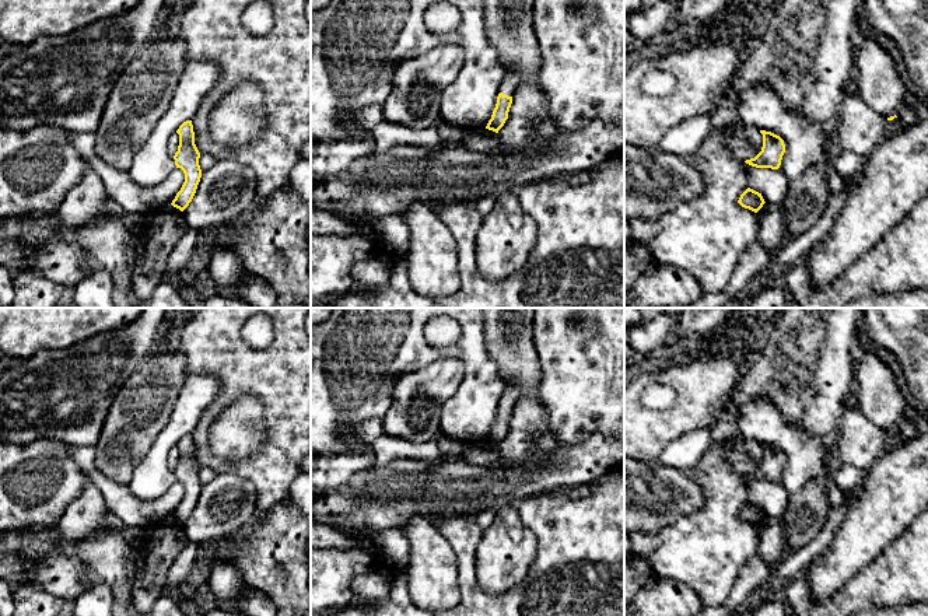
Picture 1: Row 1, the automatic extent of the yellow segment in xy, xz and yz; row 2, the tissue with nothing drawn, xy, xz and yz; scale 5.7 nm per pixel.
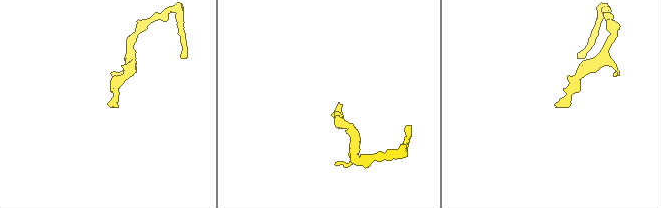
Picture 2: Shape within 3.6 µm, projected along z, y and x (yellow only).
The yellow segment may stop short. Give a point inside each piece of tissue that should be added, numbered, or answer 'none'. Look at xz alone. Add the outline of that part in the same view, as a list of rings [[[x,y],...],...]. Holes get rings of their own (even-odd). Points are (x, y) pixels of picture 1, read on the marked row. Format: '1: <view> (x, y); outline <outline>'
1: xz (511, 81); outline [[[507,73],[504,77],[504,81],[501,84],[501,91],[502,94],[512,97],[514,91],[516,90],[516,87],[519,85],[521,78],[514,74],[514,73]]]

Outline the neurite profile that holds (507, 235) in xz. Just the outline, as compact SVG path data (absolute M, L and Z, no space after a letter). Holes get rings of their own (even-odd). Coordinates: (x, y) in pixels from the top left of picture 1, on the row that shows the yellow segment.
M519 193L495 197L476 235L476 266L483 279L502 281L521 270L533 251L537 225L522 209Z

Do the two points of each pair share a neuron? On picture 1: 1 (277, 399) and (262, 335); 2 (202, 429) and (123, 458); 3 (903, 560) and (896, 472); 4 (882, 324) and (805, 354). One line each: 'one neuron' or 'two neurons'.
1: two neurons
2: two neurons
3: two neurons
4: two neurons

